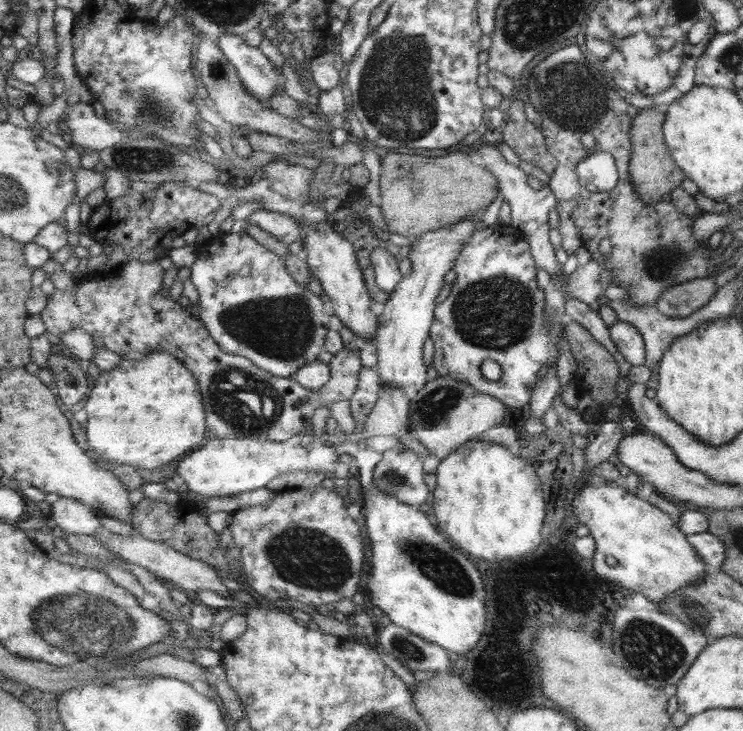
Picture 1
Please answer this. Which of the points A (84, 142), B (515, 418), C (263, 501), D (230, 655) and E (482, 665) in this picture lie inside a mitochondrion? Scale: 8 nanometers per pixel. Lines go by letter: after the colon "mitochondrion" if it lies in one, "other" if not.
A: other
B: other
C: other
D: other
E: other

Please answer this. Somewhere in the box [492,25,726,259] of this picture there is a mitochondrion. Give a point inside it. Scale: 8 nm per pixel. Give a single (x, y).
(571, 98)

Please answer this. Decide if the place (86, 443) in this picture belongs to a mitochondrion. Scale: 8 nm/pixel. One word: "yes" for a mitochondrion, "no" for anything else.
no

